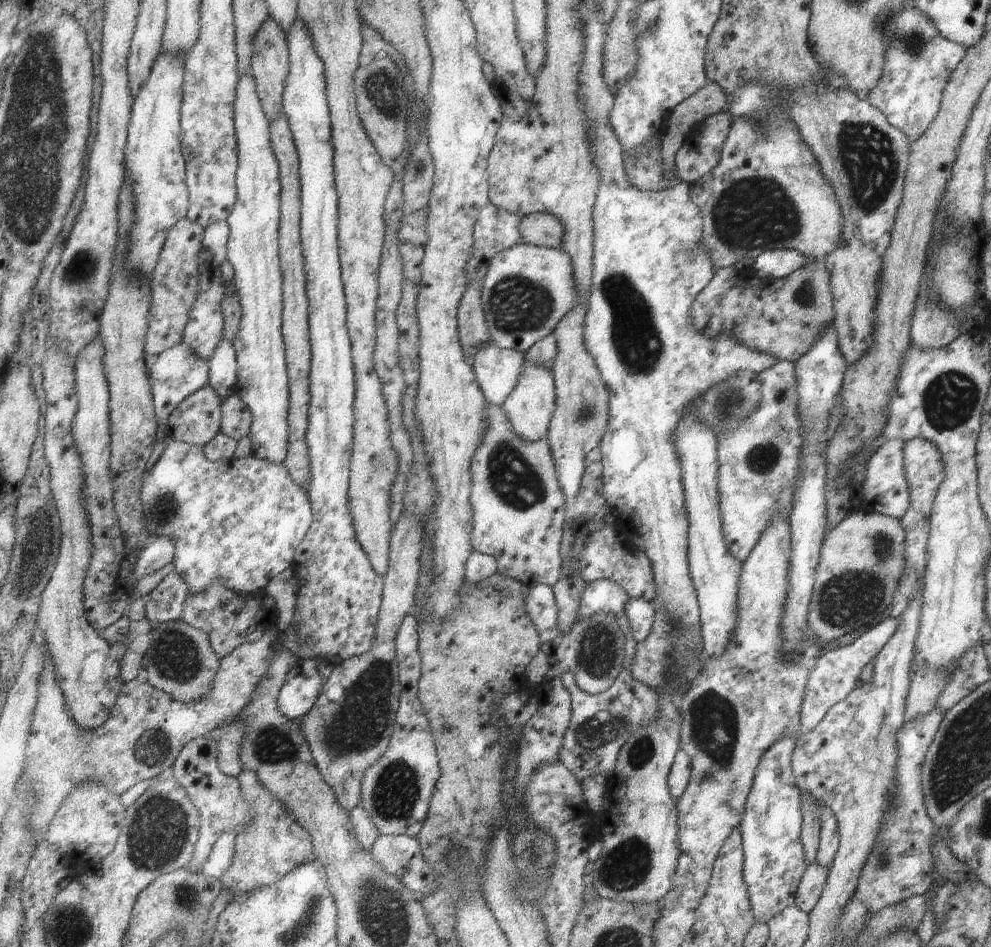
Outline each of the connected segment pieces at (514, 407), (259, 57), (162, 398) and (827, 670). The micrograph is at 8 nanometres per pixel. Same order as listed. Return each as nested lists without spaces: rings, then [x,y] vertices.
[[[527,358],[518,387],[511,393],[511,396],[503,405],[514,430],[519,436],[528,441],[547,439],[550,433],[550,422],[557,407],[556,380],[554,379],[553,371],[534,365]]]
[[[271,16],[263,23],[258,35],[254,38],[254,55],[252,58],[252,75],[257,82],[262,107],[272,123],[284,108],[283,97],[287,77],[290,75],[290,45],[284,30]]]
[[[181,343],[158,356],[150,370],[150,383],[154,394],[156,416],[161,430],[167,431],[173,411],[192,394],[210,384],[210,363],[203,360],[189,346]]]
[[[886,617],[861,634],[857,639],[854,639],[851,644],[824,651],[823,654],[818,656],[813,670],[809,673],[803,702],[800,706],[798,718],[800,734],[815,728],[816,724],[825,716],[827,709],[836,702],[843,700],[852,691],[852,687],[855,687],[859,682],[862,668],[867,663],[871,663],[875,655],[883,648],[883,645],[897,628],[897,623],[896,617]]]

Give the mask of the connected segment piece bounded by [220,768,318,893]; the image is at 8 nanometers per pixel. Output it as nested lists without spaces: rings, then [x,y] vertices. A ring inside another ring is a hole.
[[[244,768],[238,777],[245,796],[256,810],[256,819],[247,829],[238,831],[232,867],[220,879],[227,889],[251,893],[277,884],[297,867],[317,861],[318,854],[312,834],[299,822],[288,804],[262,783],[258,772]]]

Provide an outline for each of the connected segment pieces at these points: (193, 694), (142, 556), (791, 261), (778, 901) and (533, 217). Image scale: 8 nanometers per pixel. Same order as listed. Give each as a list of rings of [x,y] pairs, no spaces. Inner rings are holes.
[[[179,619],[158,623],[149,635],[152,643],[144,656],[126,648],[121,664],[122,677],[127,683],[135,680],[141,667],[144,667],[148,674],[147,682],[182,703],[201,701],[210,694],[215,677],[222,667],[222,658],[215,652],[207,632]]]
[[[169,537],[153,538],[138,554],[135,568],[137,578],[146,577],[160,571],[174,562],[176,555],[175,540]]]
[[[771,249],[758,254],[751,266],[759,278],[784,277],[809,261],[810,259],[797,251]]]
[[[781,736],[760,756],[754,774],[754,784],[746,796],[742,820],[737,830],[742,837],[742,853],[745,862],[742,863],[742,879],[750,893],[751,912],[755,922],[765,924],[773,915],[779,914],[784,908],[794,904],[797,883],[803,874],[807,863],[804,861],[802,844],[800,841],[800,811],[801,790],[795,786],[790,756],[795,748],[795,739]]]
[[[535,213],[521,218],[520,231],[524,242],[538,247],[561,249],[566,228],[563,221],[551,213]]]

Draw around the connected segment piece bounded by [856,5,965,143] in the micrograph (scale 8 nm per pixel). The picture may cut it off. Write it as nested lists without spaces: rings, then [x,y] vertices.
[[[911,5],[892,16],[888,29],[888,49],[881,78],[875,88],[856,96],[882,112],[886,121],[898,128],[910,143],[918,139],[933,120],[945,83],[962,59],[965,48],[939,37],[930,20]]]

